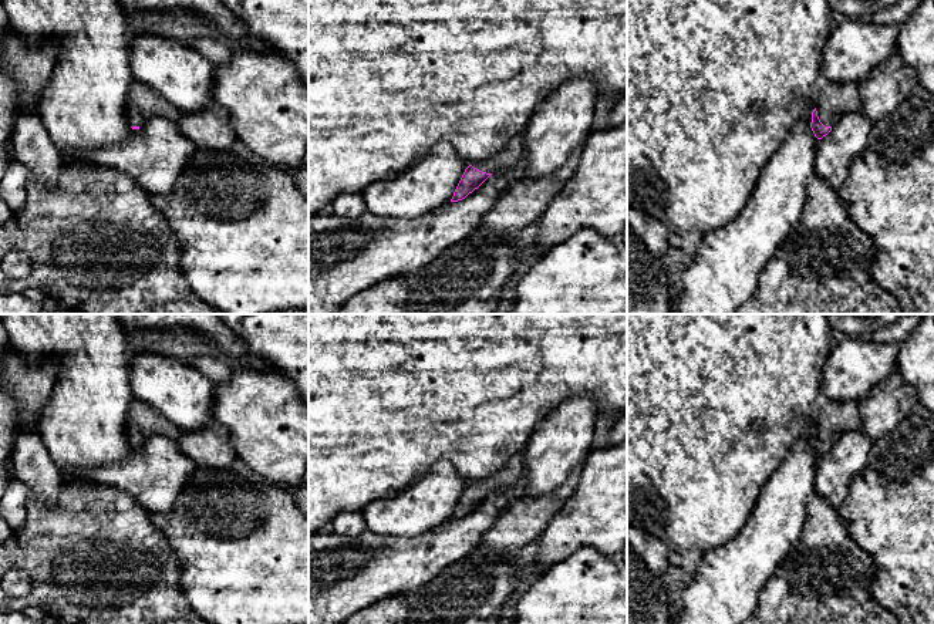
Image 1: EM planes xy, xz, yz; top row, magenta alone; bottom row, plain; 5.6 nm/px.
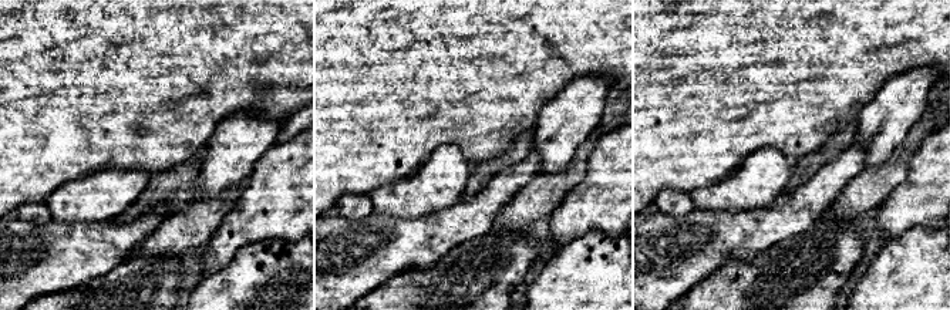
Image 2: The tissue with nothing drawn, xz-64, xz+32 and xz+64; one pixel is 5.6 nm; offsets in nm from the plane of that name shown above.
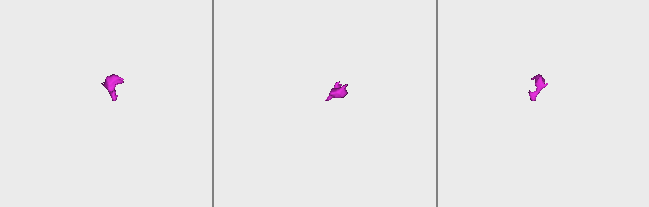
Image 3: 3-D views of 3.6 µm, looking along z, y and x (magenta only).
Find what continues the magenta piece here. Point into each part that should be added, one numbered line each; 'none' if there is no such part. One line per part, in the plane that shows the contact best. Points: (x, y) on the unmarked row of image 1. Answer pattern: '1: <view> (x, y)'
1: xz (508, 475)
2: yz (833, 418)

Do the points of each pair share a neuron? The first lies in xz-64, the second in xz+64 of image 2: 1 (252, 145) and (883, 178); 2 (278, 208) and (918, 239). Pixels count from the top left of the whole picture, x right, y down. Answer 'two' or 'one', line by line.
1: two
2: two

